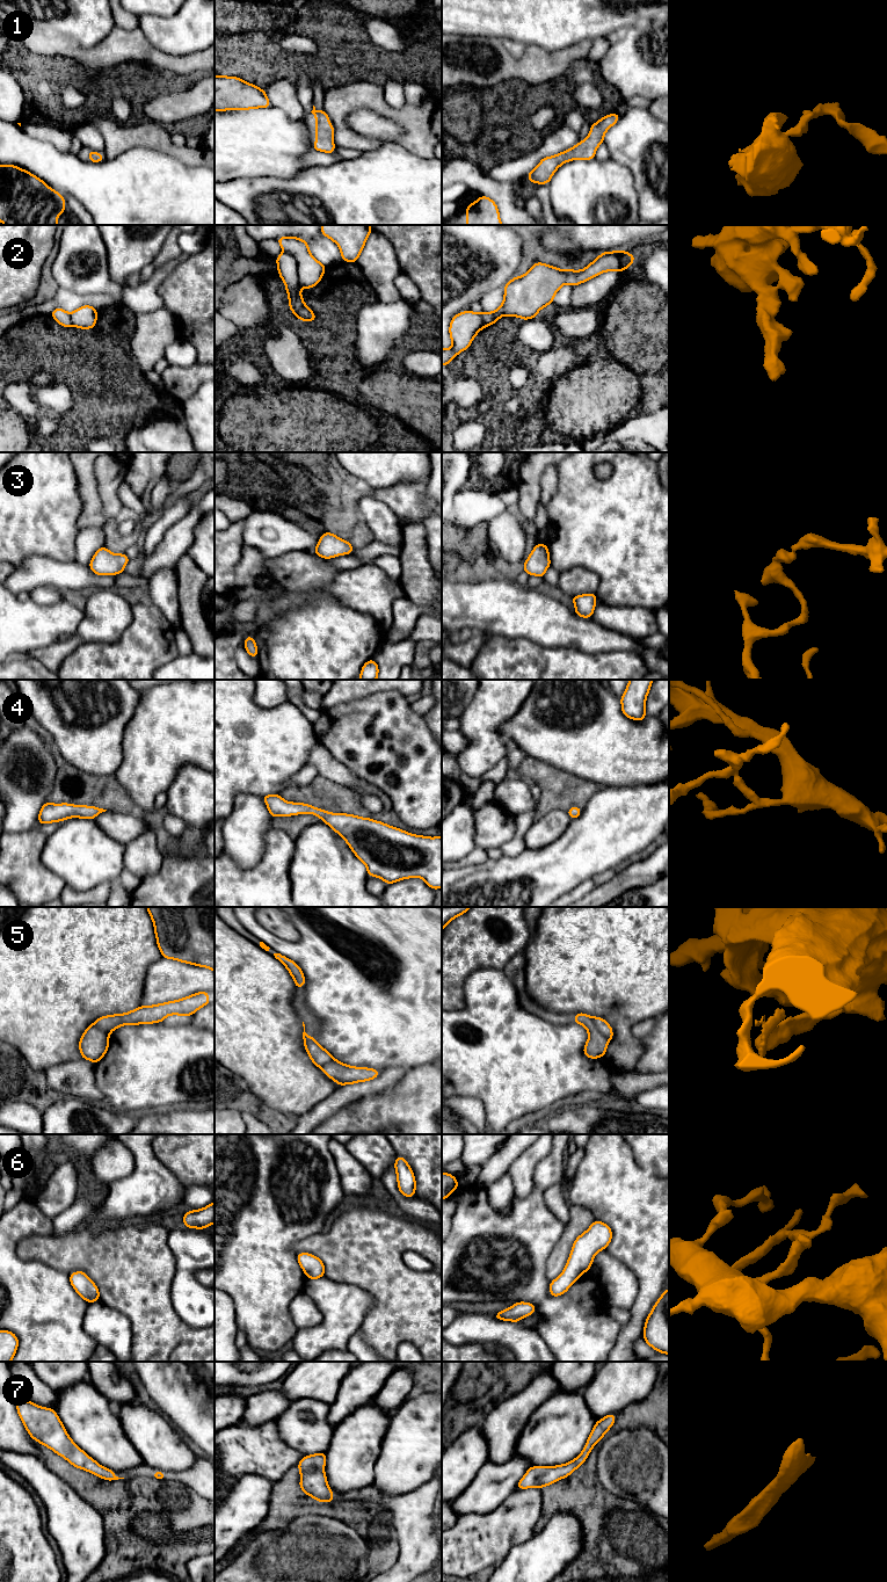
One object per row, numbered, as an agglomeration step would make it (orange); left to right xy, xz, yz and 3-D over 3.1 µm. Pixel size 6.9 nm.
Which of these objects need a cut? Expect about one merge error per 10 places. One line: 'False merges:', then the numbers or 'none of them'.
False merges: none of them

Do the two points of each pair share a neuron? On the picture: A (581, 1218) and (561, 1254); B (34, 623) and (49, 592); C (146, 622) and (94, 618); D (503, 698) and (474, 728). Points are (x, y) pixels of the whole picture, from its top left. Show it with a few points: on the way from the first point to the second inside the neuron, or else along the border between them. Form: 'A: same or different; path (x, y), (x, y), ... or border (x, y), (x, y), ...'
A: same; path (575, 1227), (564, 1245)
B: different; border (30, 599), (43, 606), (51, 606), (62, 601)
C: different; border (131, 606), (132, 621), (123, 635), (114, 641)
D: same; path (496, 705), (480, 721)

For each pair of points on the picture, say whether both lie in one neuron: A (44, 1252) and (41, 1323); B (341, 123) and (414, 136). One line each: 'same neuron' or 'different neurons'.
A: different neurons
B: same neuron

